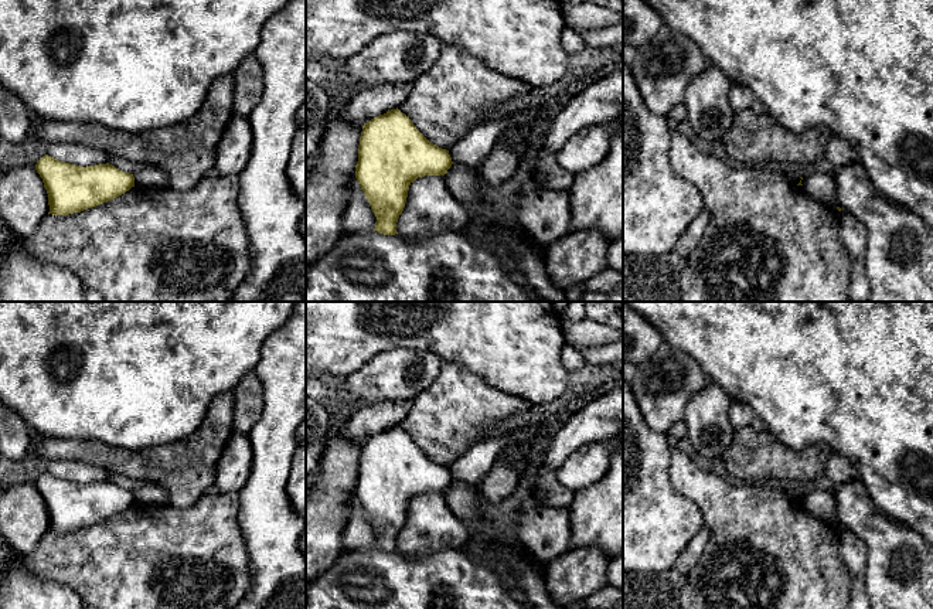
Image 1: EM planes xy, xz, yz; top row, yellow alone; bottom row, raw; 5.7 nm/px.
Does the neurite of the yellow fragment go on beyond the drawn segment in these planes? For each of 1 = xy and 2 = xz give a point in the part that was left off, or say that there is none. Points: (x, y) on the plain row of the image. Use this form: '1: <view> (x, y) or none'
1: none
2: none

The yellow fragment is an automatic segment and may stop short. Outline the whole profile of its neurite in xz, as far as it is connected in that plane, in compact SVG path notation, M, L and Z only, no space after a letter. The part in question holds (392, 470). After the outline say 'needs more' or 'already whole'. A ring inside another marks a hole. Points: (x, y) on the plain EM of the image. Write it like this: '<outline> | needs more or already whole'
M398 425L379 432L362 443L355 496L377 534L374 548L395 552L409 503L425 493L445 493L453 479L449 467L430 460Z | already whole

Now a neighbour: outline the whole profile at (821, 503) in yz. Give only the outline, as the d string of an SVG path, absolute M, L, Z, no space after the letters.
M831 489L803 494L801 501L804 507L818 520L834 525L838 524L835 496Z

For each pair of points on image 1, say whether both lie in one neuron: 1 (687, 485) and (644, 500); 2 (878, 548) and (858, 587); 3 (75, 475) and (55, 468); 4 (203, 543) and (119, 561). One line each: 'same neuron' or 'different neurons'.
1: different neurons
2: different neurons
3: same neuron
4: same neuron

